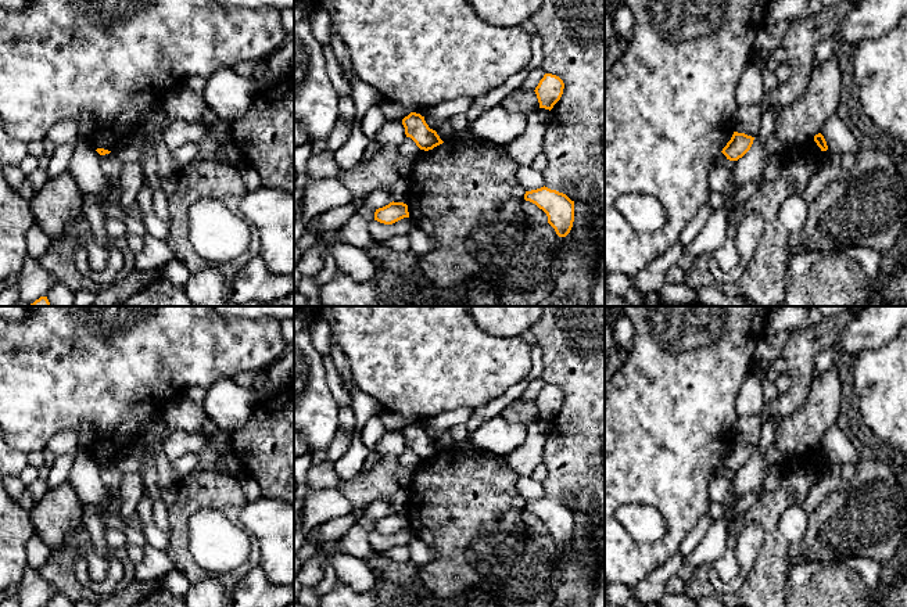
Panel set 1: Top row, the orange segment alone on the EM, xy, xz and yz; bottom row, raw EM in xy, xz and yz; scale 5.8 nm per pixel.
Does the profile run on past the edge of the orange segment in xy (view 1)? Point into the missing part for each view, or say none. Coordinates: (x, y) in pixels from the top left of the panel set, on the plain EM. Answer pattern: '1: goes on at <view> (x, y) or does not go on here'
1: does not go on here

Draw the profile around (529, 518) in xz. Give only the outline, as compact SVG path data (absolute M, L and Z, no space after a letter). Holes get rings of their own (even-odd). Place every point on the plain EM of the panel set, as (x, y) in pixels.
M526 510L523 511L521 521L538 534L542 534L542 535L548 534L546 524L530 511L526 511Z

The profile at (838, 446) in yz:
M833 425L825 432L821 445L824 446L828 459L839 461L842 466L860 463L861 457L846 434Z

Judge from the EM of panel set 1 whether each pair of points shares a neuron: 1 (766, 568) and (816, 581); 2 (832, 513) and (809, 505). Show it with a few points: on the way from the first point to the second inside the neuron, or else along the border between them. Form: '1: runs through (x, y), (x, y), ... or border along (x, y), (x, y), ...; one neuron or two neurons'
1: border along (791, 568), (784, 592); two neurons
2: border along (839, 484), (809, 514); two neurons

